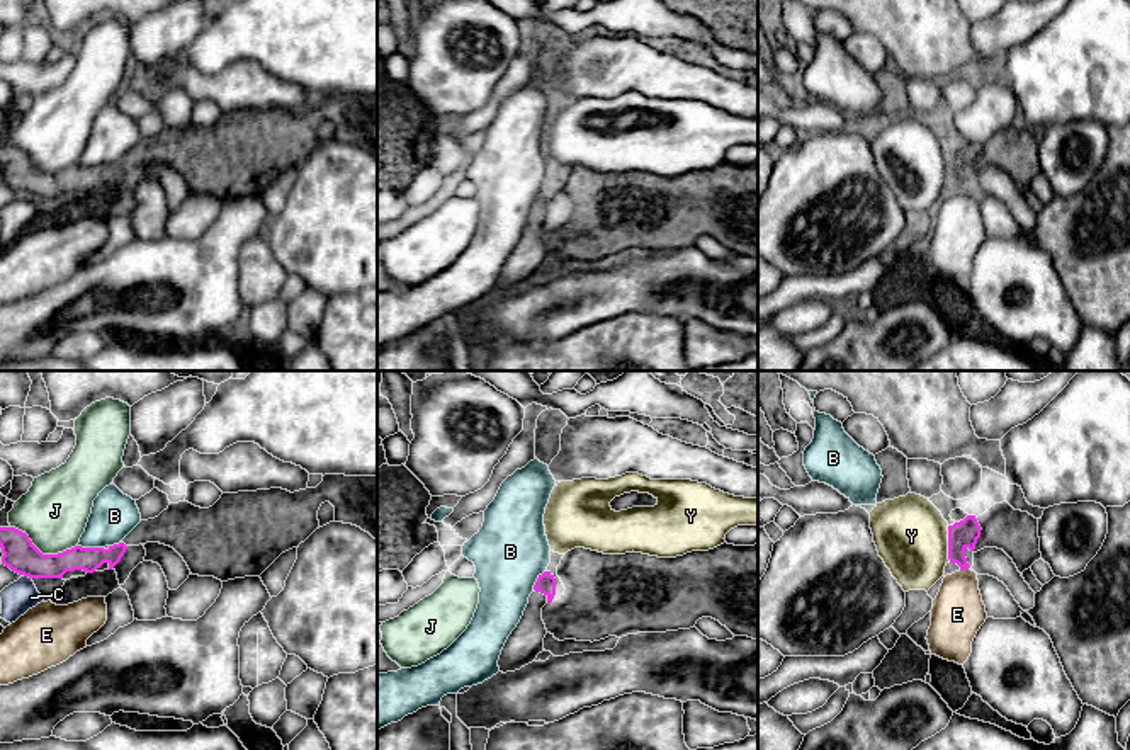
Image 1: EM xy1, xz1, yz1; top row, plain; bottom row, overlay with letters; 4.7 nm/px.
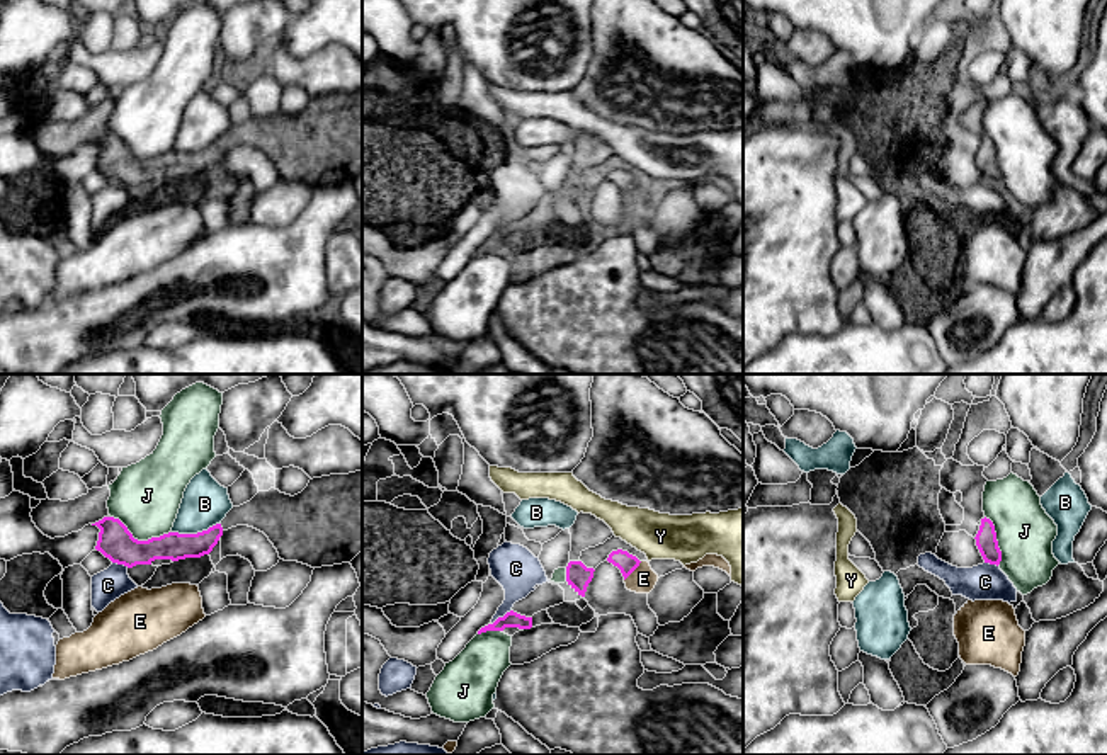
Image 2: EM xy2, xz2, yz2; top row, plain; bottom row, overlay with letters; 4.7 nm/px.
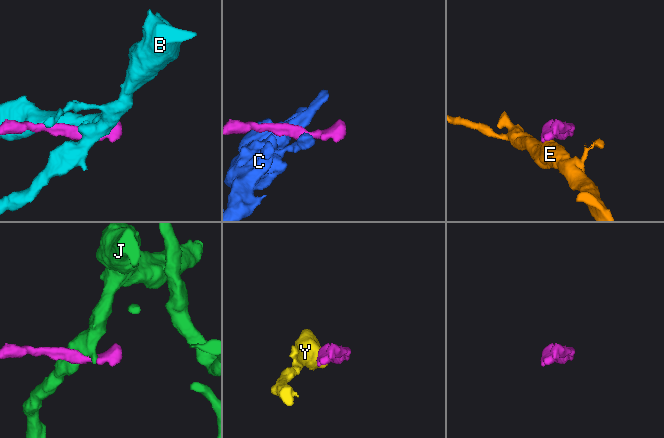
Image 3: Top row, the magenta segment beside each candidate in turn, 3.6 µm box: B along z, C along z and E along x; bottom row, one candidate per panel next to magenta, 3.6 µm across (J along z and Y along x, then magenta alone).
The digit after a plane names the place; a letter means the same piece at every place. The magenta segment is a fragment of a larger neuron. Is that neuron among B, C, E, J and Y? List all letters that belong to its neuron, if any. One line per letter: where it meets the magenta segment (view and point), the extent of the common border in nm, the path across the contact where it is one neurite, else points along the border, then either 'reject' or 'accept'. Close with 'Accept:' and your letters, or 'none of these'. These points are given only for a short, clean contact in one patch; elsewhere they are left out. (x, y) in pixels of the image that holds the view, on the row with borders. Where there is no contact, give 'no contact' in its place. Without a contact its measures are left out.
B: xy2 (198, 533) | 240 nm | reject
C: xz2 (500, 618) | 120 nm | along xz2 (510, 609), (492, 624) | reject
E: xz2 (633, 570) | 130 nm | along xz2 (641, 561), (624, 580) | reject
J: xy1 (41, 553) | 340 nm | reject
Y: yz1 (949, 543) | 170 nm | along yz1 (947, 526), (947, 556), (950, 560) | reject
Accept: none of these

